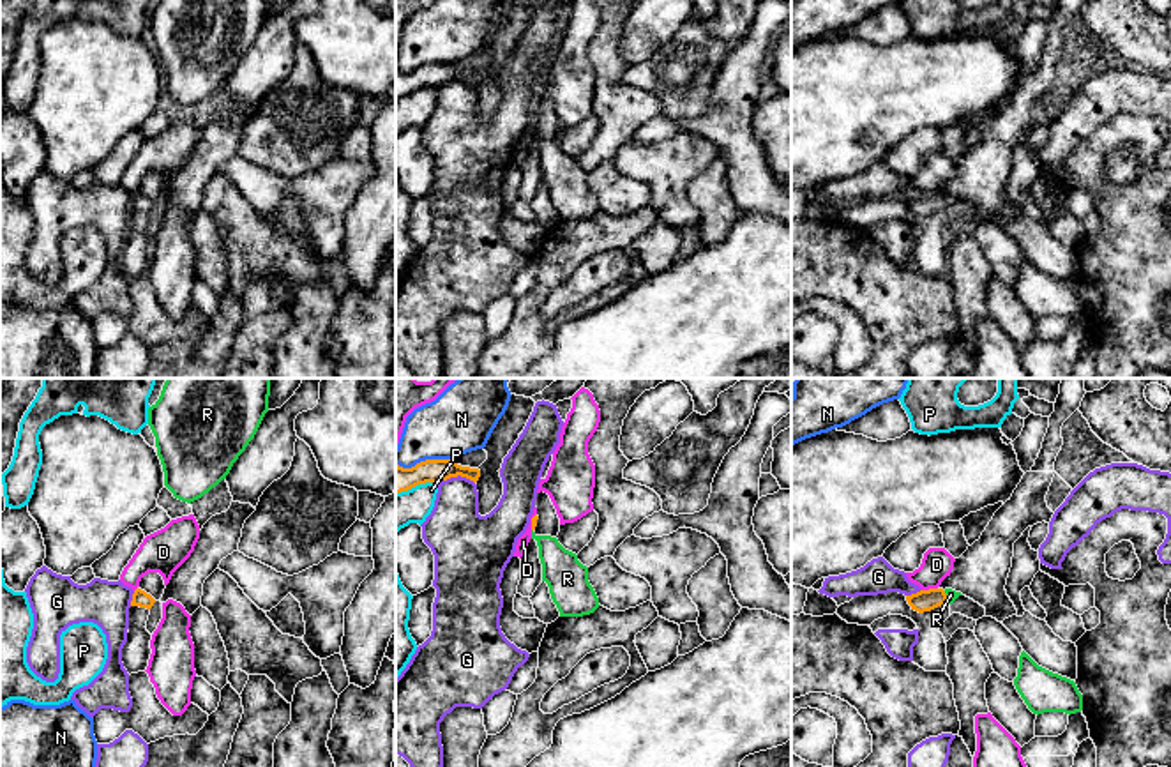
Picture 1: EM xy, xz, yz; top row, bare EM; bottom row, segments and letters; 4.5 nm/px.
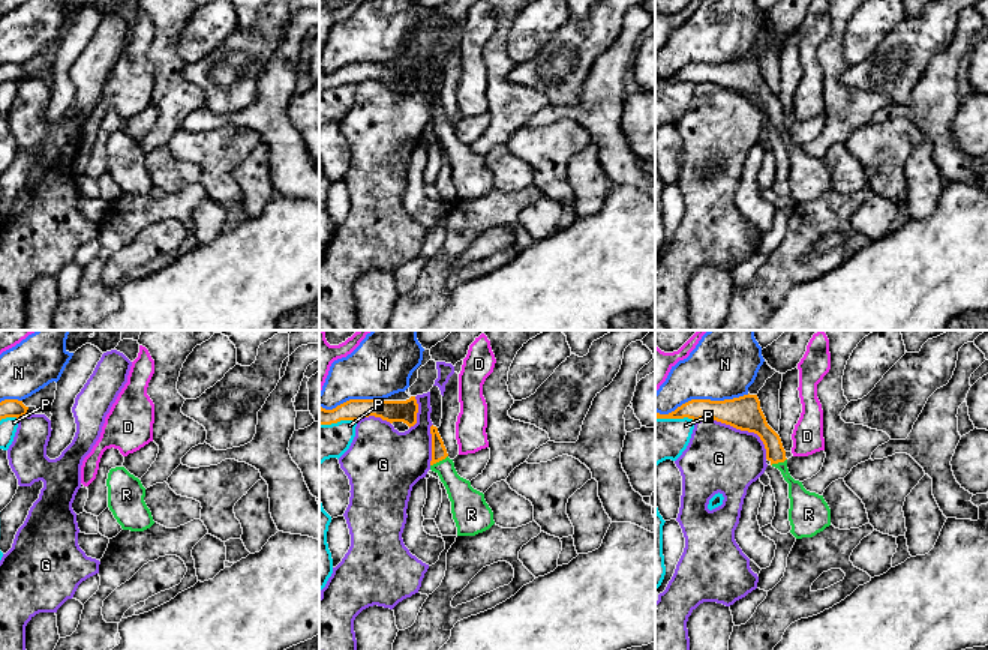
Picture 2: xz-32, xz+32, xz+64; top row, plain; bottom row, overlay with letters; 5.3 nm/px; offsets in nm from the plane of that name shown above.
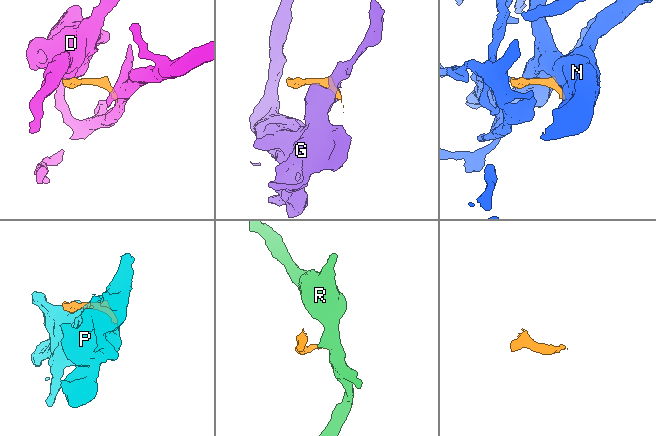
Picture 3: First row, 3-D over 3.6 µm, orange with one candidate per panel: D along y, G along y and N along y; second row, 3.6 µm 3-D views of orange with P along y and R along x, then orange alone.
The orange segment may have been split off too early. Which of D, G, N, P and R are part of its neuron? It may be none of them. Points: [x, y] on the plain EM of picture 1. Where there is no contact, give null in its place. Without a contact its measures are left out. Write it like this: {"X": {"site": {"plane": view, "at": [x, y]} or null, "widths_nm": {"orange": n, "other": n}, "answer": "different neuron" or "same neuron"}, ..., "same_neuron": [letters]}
{"D": {"site": {"plane": "yz", "at": [929, 193]}, "widths_nm": {"orange": 100, "other": 140}, "answer": "different neuron"}, "G": {"site": {"plane": "xz", "at": [456, 80]}, "widths_nm": {"orange": 110, "other": 280}, "answer": "different neuron"}, "N": {"site": {"plane": "xz", "at": [426, 64]}, "widths_nm": {"orange": 120, "other": 280}, "answer": "different neuron"}, "P": {"site": {"plane": "xz", "at": [415, 89]}, "widths_nm": {"orange": 120, "other": 160}, "answer": "different neuron"}, "R": {"site": {"plane": "yz", "at": [945, 202]}, "widths_nm": {"orange": 100, "other": 50}, "answer": "same neuron"}, "same_neuron": ["R"]}

